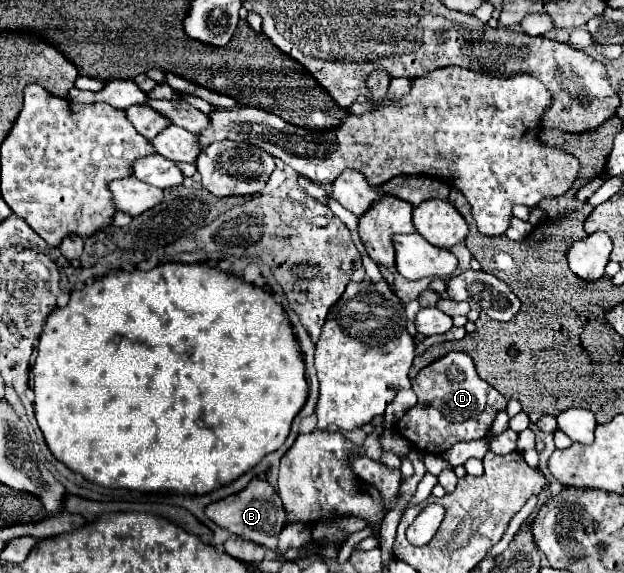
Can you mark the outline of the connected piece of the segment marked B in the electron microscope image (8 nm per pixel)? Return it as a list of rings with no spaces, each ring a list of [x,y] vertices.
[[[256,477],[240,493],[234,493],[216,503],[210,503],[206,507],[206,517],[210,521],[214,521],[218,527],[226,529],[228,533],[234,533],[234,535],[254,541],[254,543],[260,543],[268,549],[274,549],[278,535],[286,521],[286,511],[282,507],[282,501],[280,501],[280,495],[276,493],[276,489],[272,489],[272,485],[268,481],[262,481]]]

